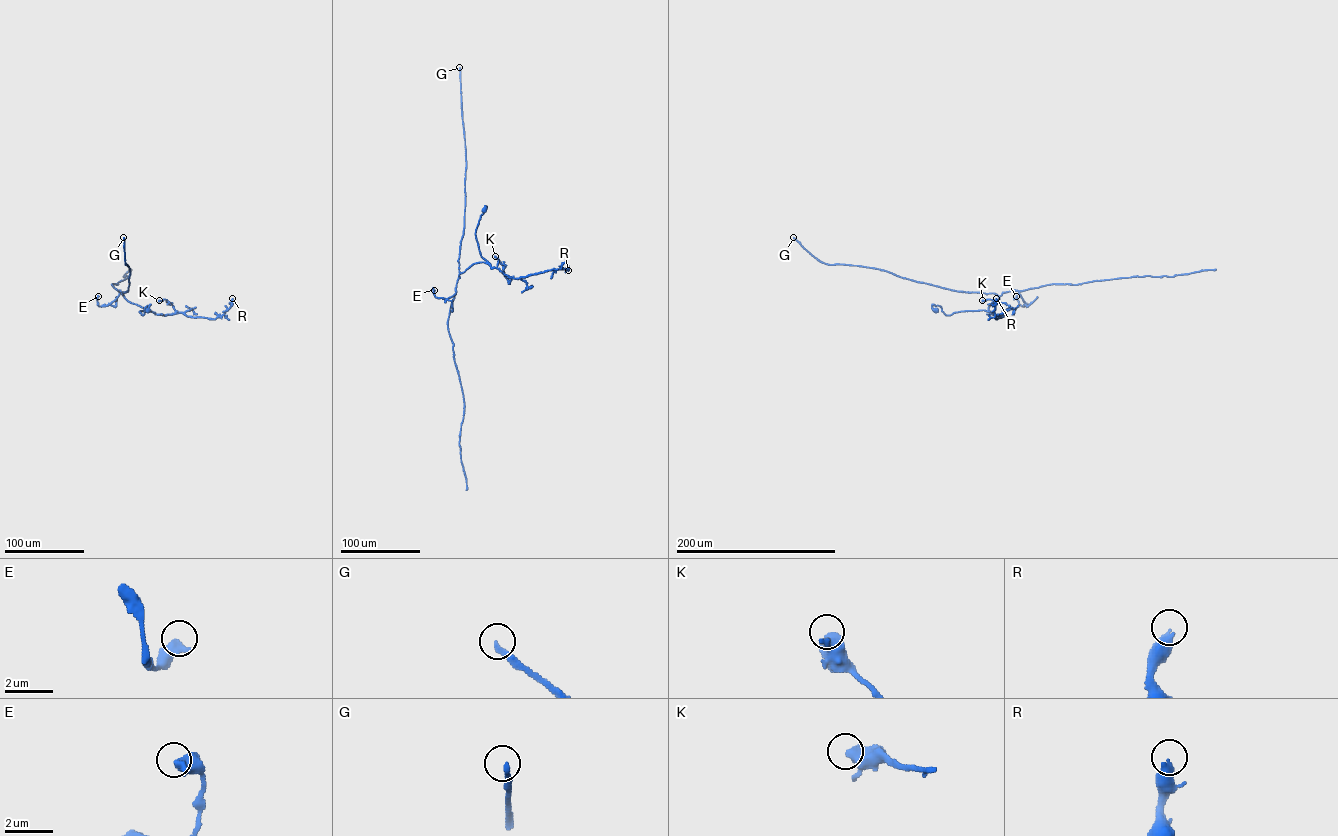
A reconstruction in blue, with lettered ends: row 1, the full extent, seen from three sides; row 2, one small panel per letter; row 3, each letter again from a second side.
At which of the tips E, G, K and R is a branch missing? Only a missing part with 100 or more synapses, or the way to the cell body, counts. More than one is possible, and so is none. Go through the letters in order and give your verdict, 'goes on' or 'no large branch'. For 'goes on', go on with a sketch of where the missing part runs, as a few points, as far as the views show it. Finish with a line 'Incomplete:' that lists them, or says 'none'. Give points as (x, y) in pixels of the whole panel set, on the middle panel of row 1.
E: no large branch
G: goes on
K: no large branch
R: no large branch
Incomplete: G

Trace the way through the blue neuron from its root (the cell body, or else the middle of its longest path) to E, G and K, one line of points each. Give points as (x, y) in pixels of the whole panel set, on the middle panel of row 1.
E: (485, 209), (475, 234), (481, 256), (490, 265), (479, 262), (460, 273), (450, 297), (437, 298), (434, 290)
G: (485, 209), (475, 234), (481, 256), (490, 265), (479, 262), (460, 273), (466, 161), (459, 67)
K: (485, 209), (475, 233), (480, 253), (491, 268), (511, 278), (509, 284), (495, 256)

